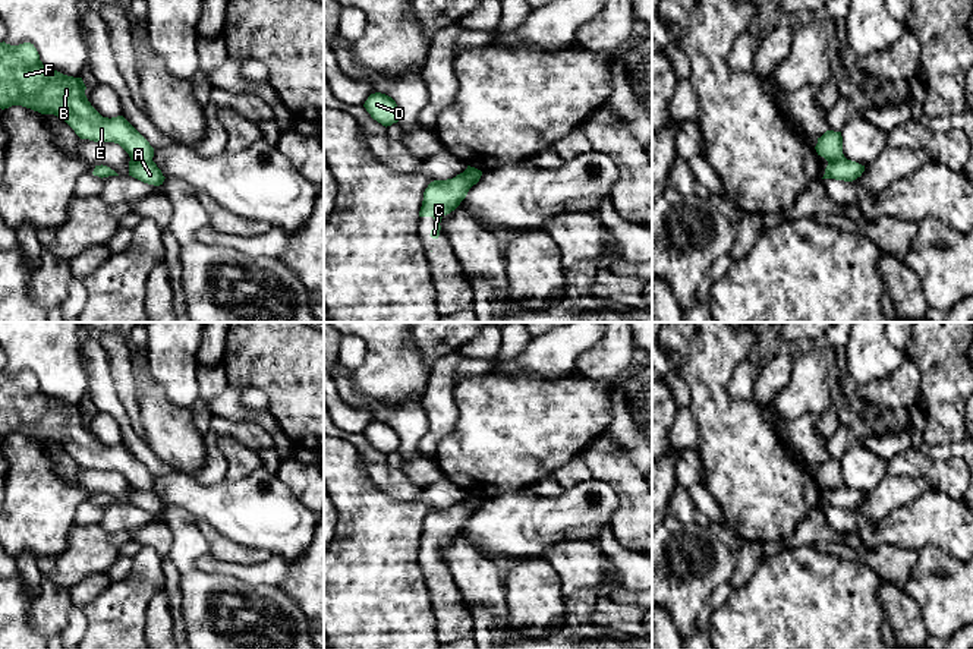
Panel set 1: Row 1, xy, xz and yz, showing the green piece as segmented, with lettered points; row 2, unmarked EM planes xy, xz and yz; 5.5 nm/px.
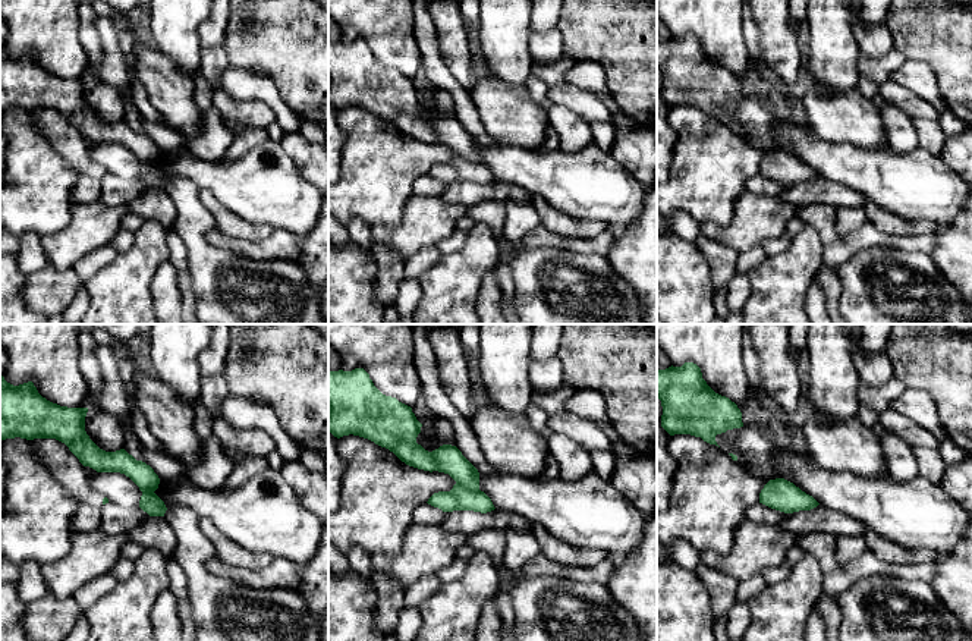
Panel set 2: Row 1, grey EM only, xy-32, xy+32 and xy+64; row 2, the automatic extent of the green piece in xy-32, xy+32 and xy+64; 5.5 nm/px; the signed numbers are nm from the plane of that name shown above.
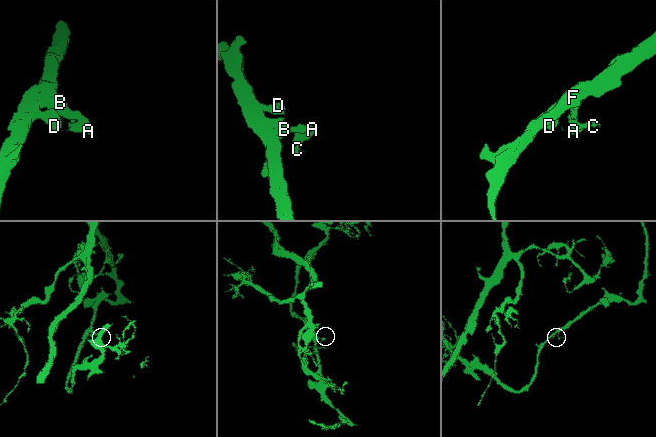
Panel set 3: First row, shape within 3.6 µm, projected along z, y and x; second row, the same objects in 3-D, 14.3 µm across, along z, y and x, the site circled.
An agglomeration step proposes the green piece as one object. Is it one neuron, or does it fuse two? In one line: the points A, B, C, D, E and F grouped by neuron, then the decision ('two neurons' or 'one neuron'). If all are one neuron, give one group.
A C / B D E F | two neurons

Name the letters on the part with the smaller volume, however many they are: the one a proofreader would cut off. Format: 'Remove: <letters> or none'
Remove: A, C

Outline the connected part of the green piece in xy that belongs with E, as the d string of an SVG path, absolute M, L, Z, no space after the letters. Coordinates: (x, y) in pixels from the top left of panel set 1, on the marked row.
M0 42L0 108L22 105L63 119L81 139L119 144L132 160L152 161L154 148L123 117L103 117L88 101L82 78L63 75L40 60L34 44Z

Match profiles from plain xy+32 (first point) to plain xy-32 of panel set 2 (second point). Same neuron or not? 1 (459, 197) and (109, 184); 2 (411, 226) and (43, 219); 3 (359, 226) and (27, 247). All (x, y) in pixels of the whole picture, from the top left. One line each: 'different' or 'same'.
1: same
2: different
3: same

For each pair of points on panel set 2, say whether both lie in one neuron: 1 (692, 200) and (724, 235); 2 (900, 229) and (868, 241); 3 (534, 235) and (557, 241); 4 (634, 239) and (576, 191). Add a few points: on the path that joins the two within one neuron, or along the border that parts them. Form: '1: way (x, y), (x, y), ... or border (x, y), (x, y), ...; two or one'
1: border (738, 198), (732, 219), (726, 225), (701, 225); two
2: border (868, 220), (875, 228), (893, 235), (922, 233); two
3: way (540, 236), (551, 239); one
4: border (641, 211), (628, 226), (613, 232); two

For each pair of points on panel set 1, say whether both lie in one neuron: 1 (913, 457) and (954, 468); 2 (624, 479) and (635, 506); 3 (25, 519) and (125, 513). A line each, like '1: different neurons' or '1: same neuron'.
1: same neuron
2: same neuron
3: different neurons

